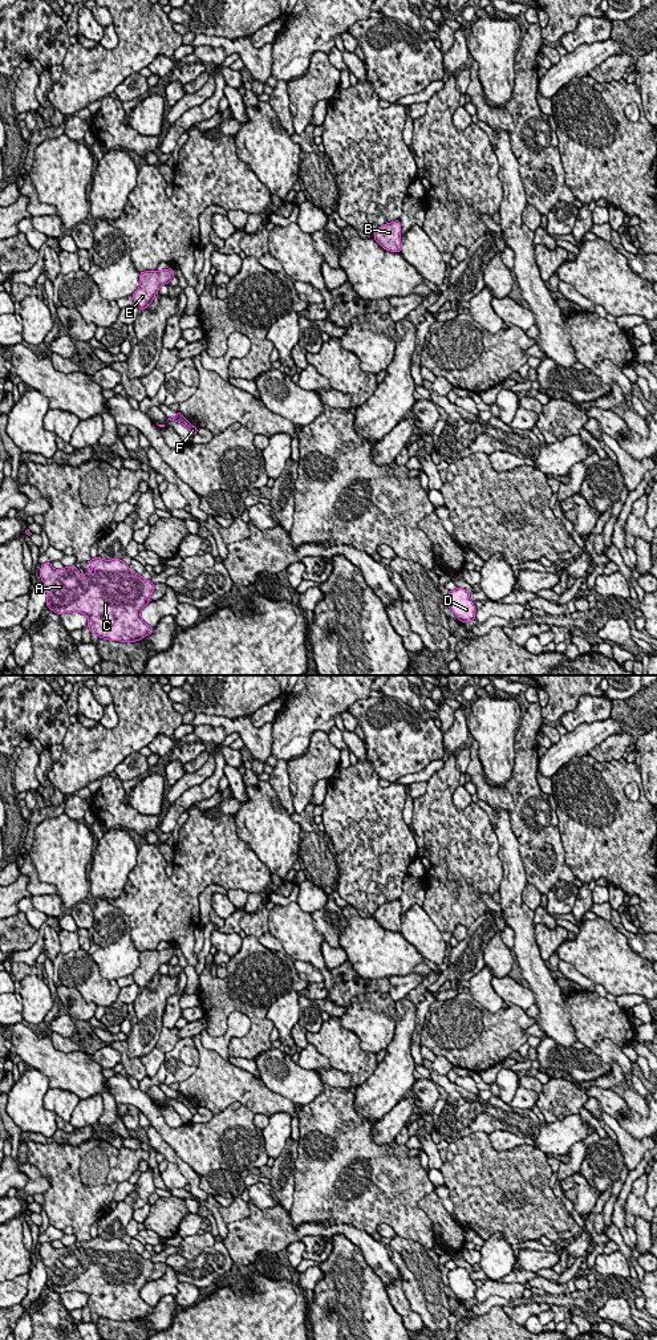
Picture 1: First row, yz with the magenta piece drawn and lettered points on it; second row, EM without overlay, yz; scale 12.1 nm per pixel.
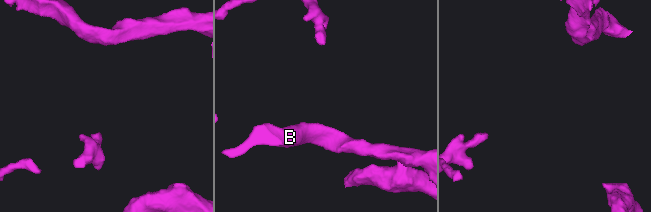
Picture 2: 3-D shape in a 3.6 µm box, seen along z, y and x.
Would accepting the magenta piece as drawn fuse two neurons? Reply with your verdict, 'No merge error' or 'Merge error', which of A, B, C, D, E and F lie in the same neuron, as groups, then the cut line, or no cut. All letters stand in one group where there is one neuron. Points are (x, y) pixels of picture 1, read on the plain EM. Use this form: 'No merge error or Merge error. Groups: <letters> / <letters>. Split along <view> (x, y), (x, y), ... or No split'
Merge error. Groups: A B C D E / F. Split along yz (178, 1093), (174, 1097)

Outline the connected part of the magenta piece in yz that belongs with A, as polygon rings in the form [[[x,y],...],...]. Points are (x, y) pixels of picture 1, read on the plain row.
[[[97,1237],[88,1242],[96,1246],[88,1247],[84,1258],[76,1244],[62,1248],[53,1248],[52,1242],[41,1244],[40,1255],[46,1270],[46,1286],[58,1295],[70,1291],[86,1294],[90,1312],[100,1317],[135,1321],[151,1313],[154,1307],[141,1298],[141,1290],[150,1282],[154,1263],[143,1259],[137,1251],[131,1252],[123,1239]]]

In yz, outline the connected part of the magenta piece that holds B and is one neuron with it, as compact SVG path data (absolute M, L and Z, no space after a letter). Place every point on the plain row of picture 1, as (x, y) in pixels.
M400 900L382 904L373 914L374 919L386 930L401 933L401 902Z

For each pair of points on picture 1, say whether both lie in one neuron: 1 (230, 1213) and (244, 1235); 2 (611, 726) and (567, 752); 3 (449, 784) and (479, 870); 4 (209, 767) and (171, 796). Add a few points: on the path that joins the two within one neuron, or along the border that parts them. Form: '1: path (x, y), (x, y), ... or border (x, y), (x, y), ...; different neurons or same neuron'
1: border (248, 1202), (248, 1214), (244, 1218), (226, 1223); different neurons
2: path (600, 730), (587, 735), (578, 743); same neuron
3: path (445, 805), (445, 836), (458, 849); same neuron
4: path (199, 776), (181, 787); same neuron

